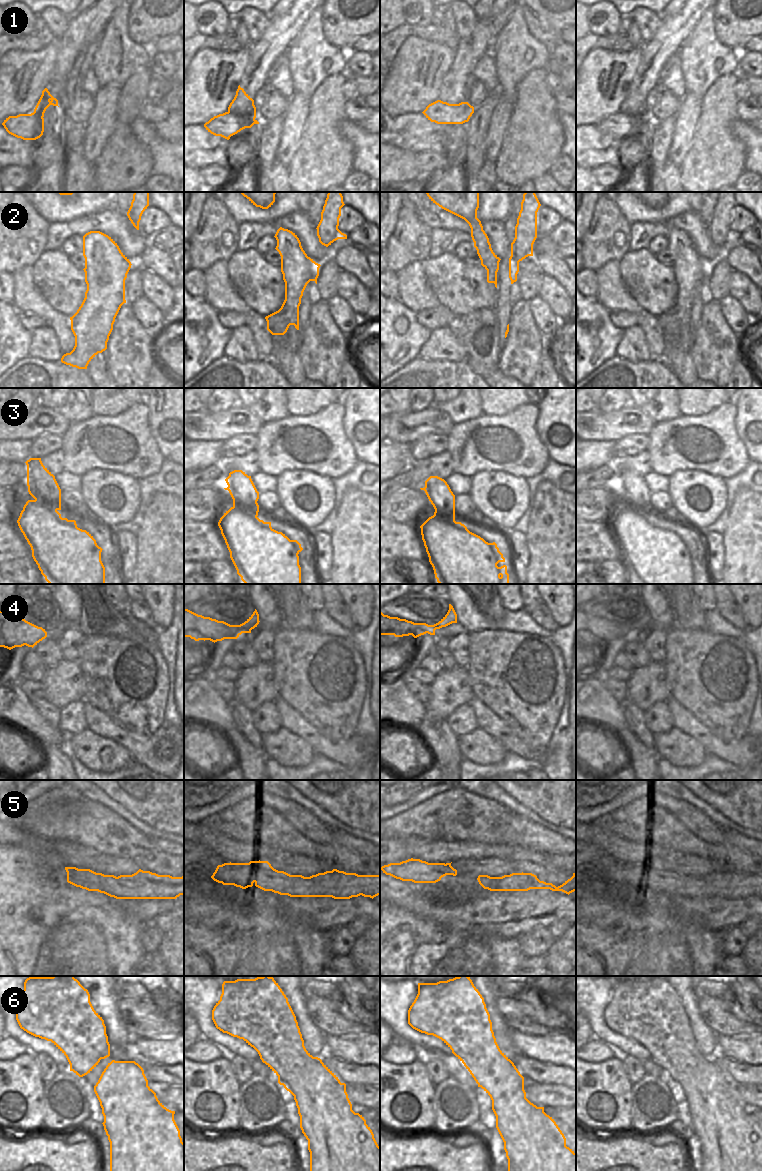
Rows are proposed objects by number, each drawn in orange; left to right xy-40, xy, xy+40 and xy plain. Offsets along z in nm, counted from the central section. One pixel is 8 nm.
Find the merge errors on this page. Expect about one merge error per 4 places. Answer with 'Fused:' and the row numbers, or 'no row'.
Fused: no row

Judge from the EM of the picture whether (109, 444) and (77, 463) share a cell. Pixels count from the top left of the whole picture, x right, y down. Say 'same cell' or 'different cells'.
same cell

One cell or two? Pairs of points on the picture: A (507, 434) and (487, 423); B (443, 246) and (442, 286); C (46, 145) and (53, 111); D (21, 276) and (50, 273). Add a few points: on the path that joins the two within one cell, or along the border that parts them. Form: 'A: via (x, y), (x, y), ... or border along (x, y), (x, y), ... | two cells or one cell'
A: via (502, 434), (499, 434), (492, 427) | one cell
B: border along (452, 252), (444, 252), (437, 256), (429, 257) | two cells
C: via (51, 137), (53, 119) | one cell
D: border along (30, 267), (33, 273), (33, 281), (43, 296) | two cells

